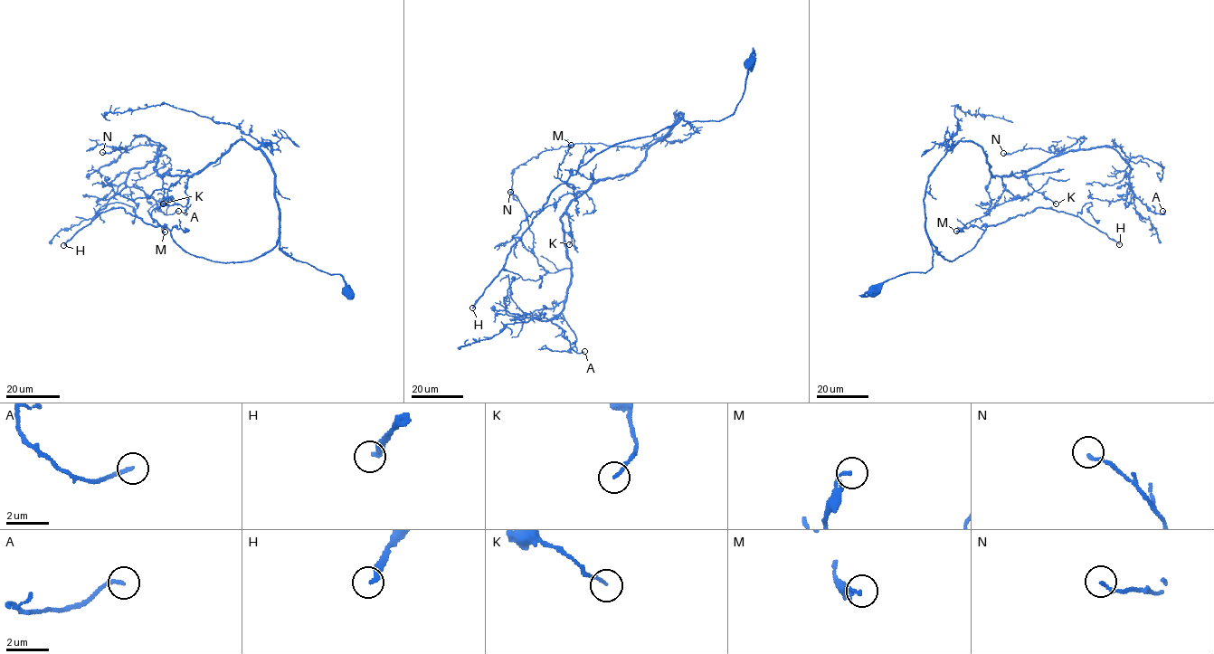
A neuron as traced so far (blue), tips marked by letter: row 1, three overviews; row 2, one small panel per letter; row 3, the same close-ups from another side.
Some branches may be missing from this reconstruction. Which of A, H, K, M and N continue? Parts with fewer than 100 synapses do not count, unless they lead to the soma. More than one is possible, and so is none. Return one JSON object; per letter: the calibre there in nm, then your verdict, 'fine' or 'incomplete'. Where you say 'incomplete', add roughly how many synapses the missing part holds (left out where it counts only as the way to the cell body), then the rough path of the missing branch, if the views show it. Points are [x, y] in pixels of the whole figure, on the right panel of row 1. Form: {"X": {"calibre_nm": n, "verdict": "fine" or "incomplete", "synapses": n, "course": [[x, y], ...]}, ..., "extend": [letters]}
{"A": {"calibre_nm": 180, "verdict": "fine"}, "H": {"calibre_nm": 200, "verdict": "incomplete", "synapses": 180, "course": [[1119, 244], [1127, 245], [1161, 276], [1170, 294], [1198, 306], [1193, 323], [1209, 364], [1208, 384], [1204, 385]]}, "K": {"calibre_nm": 120, "verdict": "fine"}, "M": {"calibre_nm": 140, "verdict": "fine"}, "N": {"calibre_nm": 140, "verdict": "fine"}, "extend": ["H"]}

